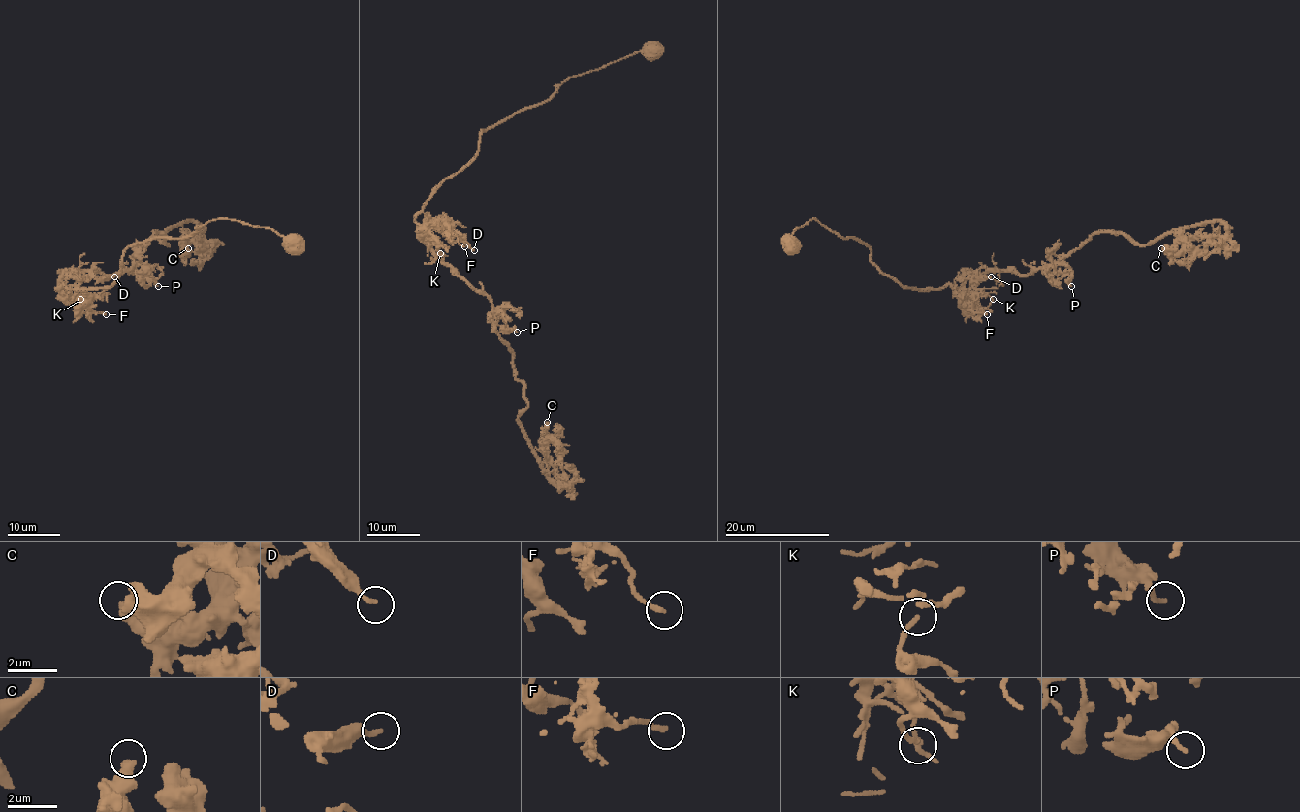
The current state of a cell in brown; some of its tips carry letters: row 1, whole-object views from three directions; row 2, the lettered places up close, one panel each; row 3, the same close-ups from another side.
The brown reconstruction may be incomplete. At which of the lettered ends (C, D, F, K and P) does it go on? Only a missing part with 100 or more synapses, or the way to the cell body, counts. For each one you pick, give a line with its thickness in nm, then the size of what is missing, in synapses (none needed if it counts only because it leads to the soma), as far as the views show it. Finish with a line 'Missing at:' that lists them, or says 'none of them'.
Missing at: none of them

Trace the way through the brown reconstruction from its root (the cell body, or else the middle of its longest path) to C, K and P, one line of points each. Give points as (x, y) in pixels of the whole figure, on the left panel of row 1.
C: (293, 242), (214, 219), (130, 245), (110, 286), (56, 287), (72, 272), (122, 275), (180, 223), (188, 248)
K: (293, 242), (270, 228), (208, 220), (184, 238), (130, 245), (110, 286), (56, 288), (77, 307), (80, 299)
P: (293, 242), (214, 219), (130, 245), (110, 286), (56, 287), (72, 272), (139, 265), (158, 286)

